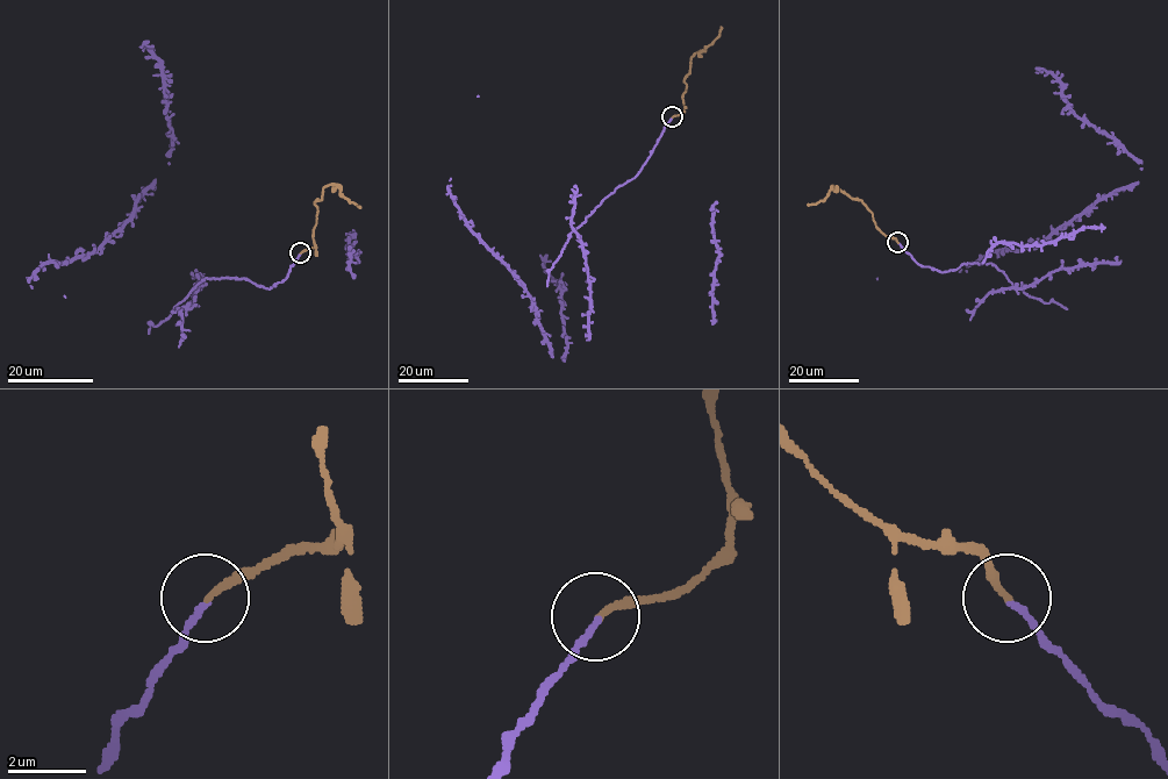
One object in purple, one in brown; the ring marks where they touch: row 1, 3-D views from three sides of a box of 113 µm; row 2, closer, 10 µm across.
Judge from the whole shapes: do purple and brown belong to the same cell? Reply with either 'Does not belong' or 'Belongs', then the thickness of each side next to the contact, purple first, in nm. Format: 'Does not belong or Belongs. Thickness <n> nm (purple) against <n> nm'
Belongs. Thickness 150 nm (purple) against 170 nm

